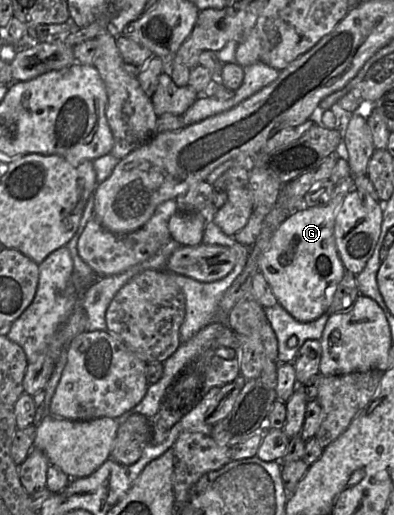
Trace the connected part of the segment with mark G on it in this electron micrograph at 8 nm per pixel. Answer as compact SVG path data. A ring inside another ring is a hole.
M349 175L335 185L326 205L302 206L290 214L257 260L258 270L264 275L278 303L300 322L314 321L327 312L346 272L336 247L334 224L345 196L354 188L353 176Z

